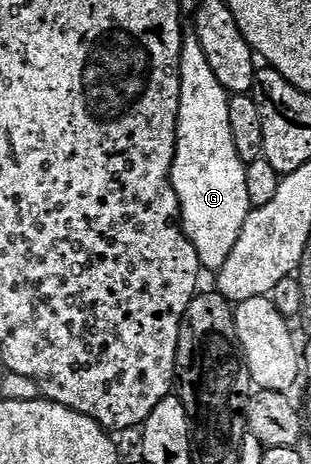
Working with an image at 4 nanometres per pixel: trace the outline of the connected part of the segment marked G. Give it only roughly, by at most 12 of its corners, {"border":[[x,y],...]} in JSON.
{"border":[[182,40],[169,179],[202,266],[251,212],[225,92]]}

